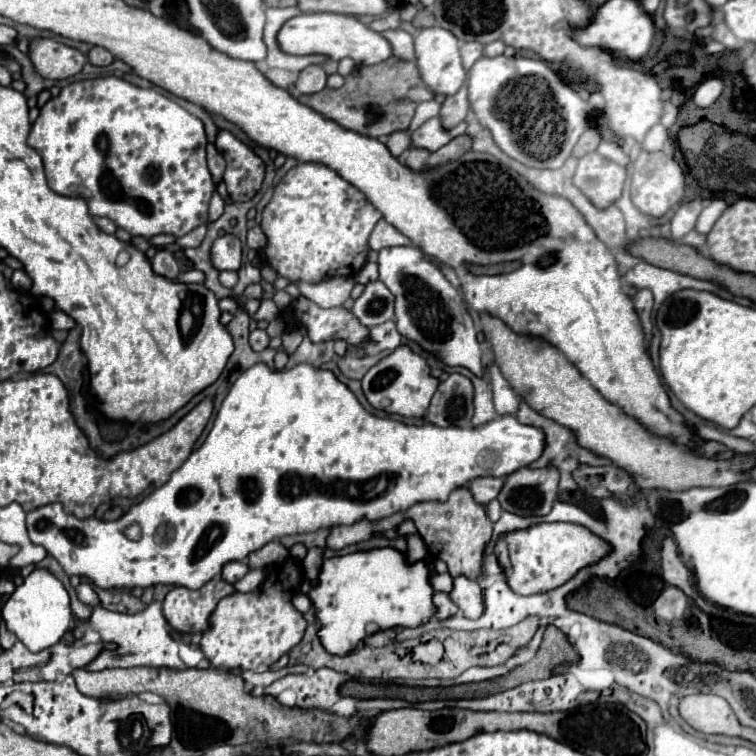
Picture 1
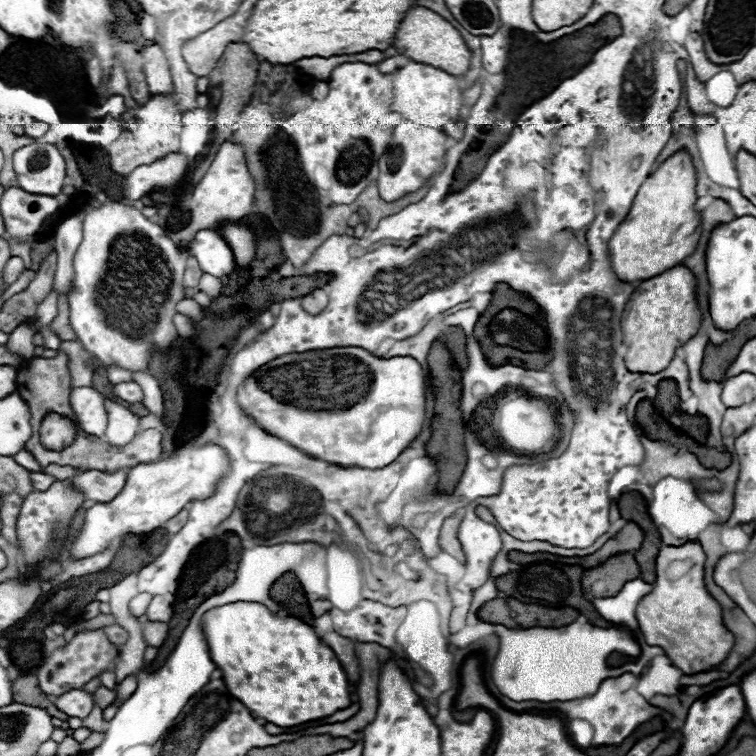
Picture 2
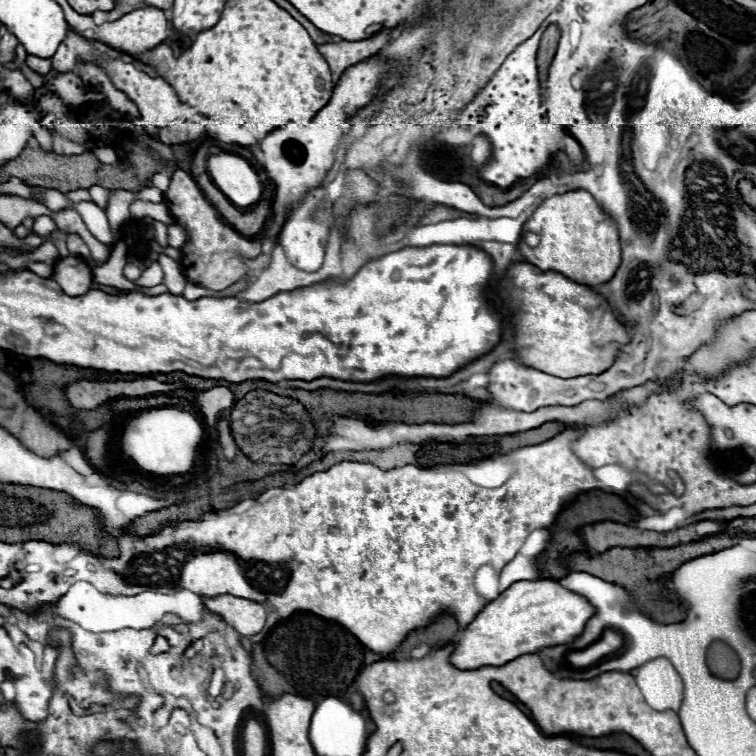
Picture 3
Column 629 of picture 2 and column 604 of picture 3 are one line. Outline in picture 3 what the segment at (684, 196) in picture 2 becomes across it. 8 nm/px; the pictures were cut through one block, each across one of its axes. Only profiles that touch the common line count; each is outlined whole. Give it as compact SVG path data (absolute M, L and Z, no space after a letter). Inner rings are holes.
M572 190L546 198L522 224L522 232L540 236L538 246L528 246L522 240L518 242L518 250L526 262L546 272L558 272L578 284L598 286L608 282L620 266L618 228L586 190Z

